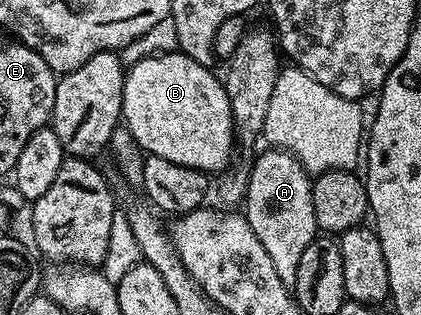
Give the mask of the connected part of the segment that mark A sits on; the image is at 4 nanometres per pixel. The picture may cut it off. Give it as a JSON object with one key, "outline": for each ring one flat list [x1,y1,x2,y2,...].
{"outline":[[265,149,257,160,252,160,243,214,251,229,255,229,255,237,259,237,263,249,267,249,267,257,271,257,271,265,275,265,279,281,293,288,299,261,307,245,319,235,311,175,296,156,286,150]]}

